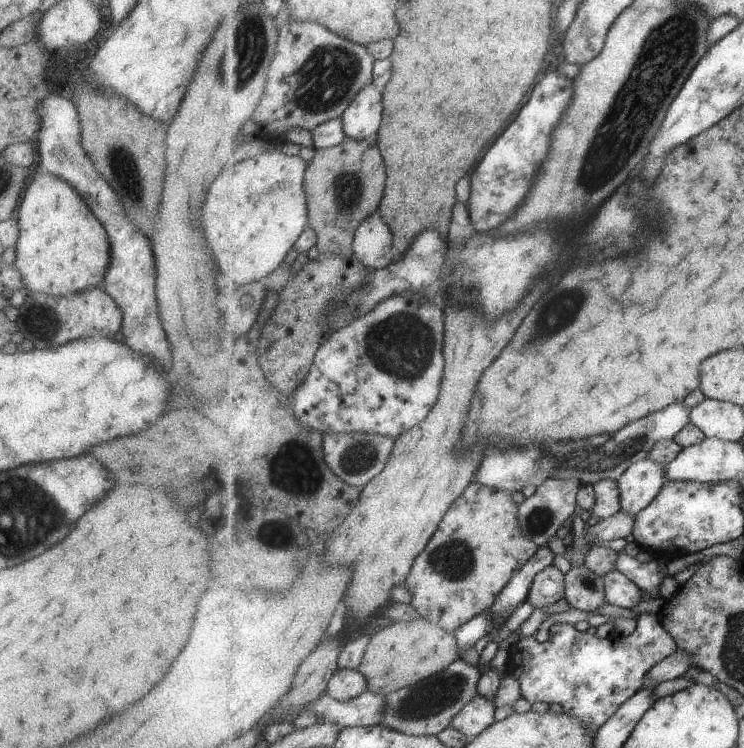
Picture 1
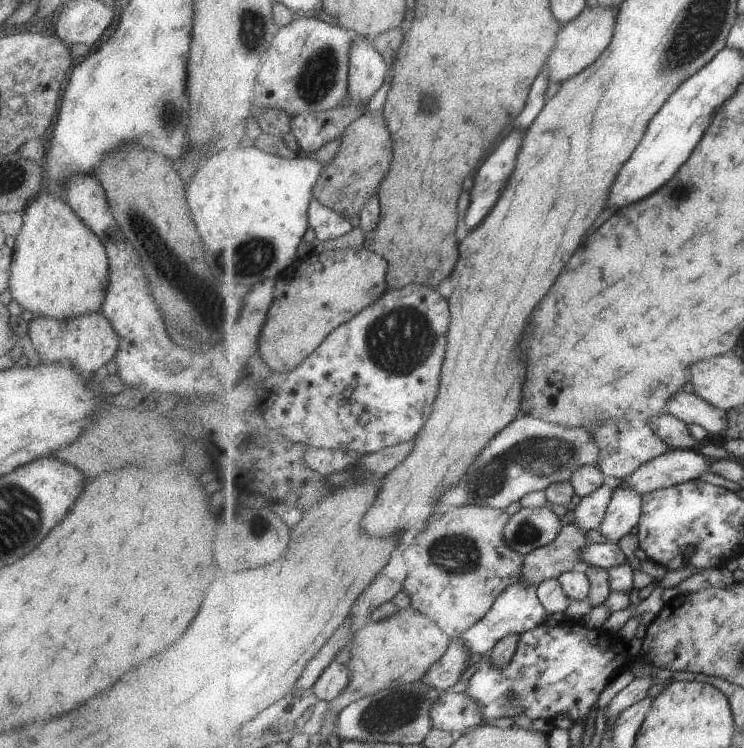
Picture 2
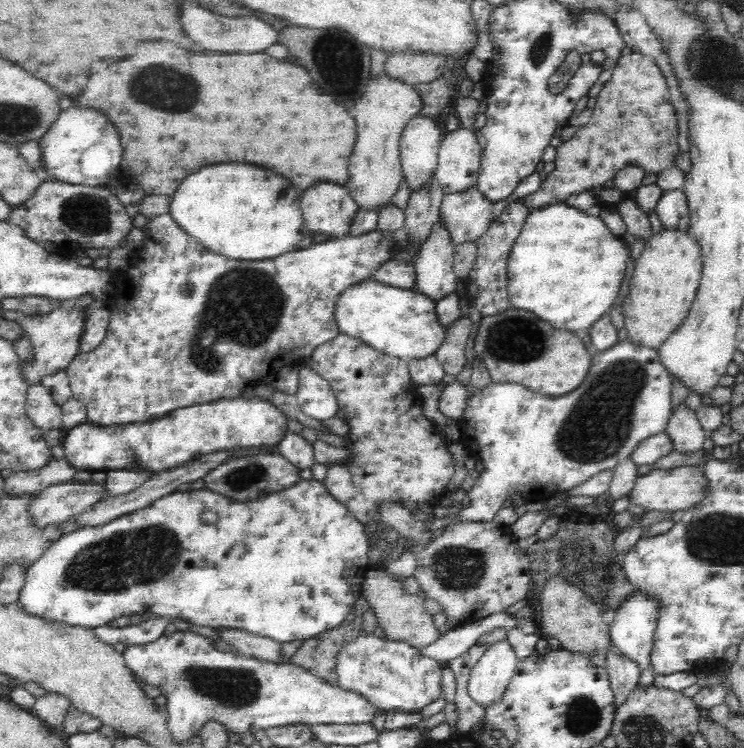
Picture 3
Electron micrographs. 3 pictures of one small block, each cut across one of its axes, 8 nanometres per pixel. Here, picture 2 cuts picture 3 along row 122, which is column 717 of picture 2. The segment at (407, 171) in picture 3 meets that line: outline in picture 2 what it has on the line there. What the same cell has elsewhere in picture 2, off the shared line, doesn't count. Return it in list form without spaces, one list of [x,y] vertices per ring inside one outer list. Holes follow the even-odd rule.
[[[677,393],[668,402],[667,408],[674,417],[689,424],[698,424],[715,436],[728,429],[728,411],[713,406],[695,393]]]

